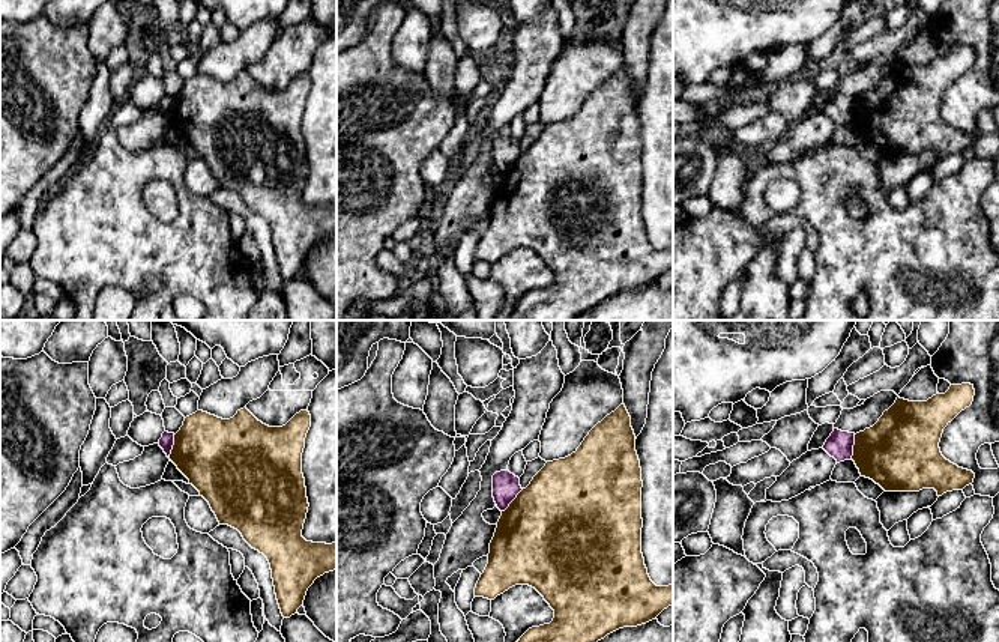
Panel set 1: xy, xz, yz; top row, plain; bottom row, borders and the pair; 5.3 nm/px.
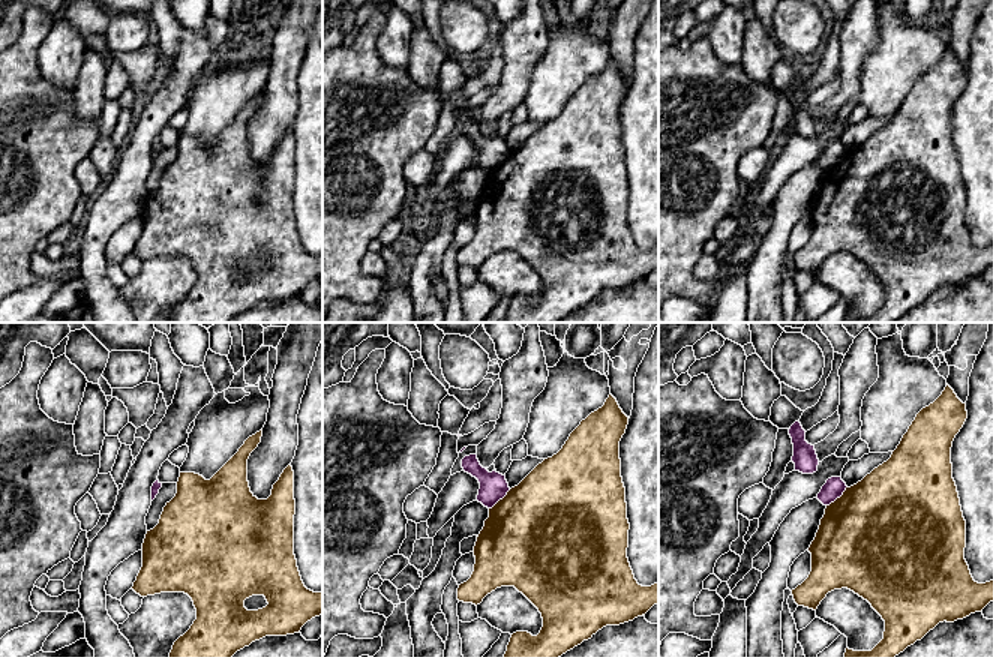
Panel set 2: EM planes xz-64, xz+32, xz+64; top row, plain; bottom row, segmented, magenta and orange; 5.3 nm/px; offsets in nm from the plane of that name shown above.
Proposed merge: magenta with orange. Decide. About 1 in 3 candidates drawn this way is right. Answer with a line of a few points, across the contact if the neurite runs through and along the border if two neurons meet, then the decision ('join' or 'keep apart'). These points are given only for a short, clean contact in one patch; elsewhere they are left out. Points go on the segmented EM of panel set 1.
line yz (855, 435), (851, 459); keep apart

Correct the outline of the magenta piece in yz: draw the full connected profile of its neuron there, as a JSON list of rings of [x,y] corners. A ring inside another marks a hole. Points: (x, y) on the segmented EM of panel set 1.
[[[834,429],[831,436],[826,439],[823,450],[837,460],[852,460],[855,445],[855,433],[841,432]]]

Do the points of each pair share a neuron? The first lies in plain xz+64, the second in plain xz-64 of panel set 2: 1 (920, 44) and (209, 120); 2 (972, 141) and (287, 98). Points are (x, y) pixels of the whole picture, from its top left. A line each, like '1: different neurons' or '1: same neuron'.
1: same neuron
2: different neurons

